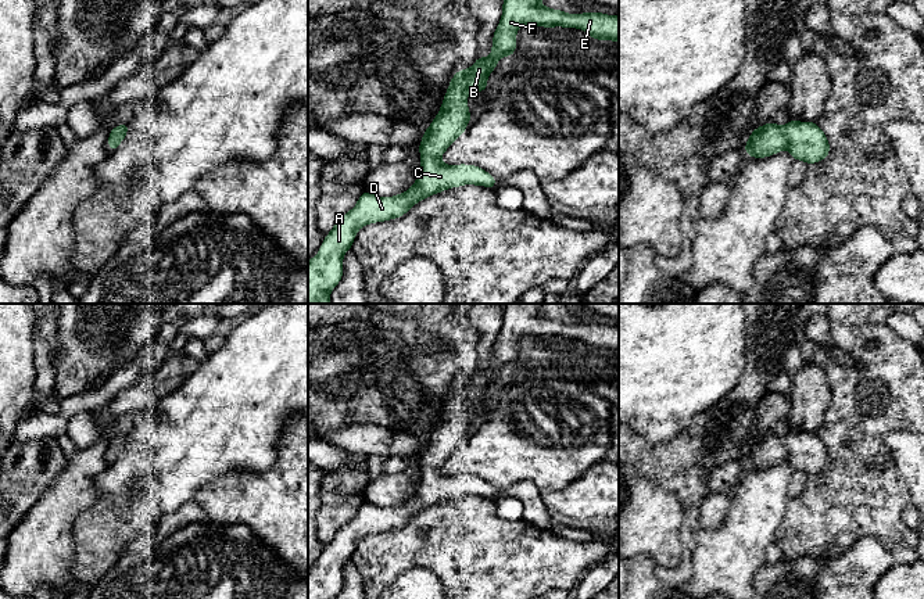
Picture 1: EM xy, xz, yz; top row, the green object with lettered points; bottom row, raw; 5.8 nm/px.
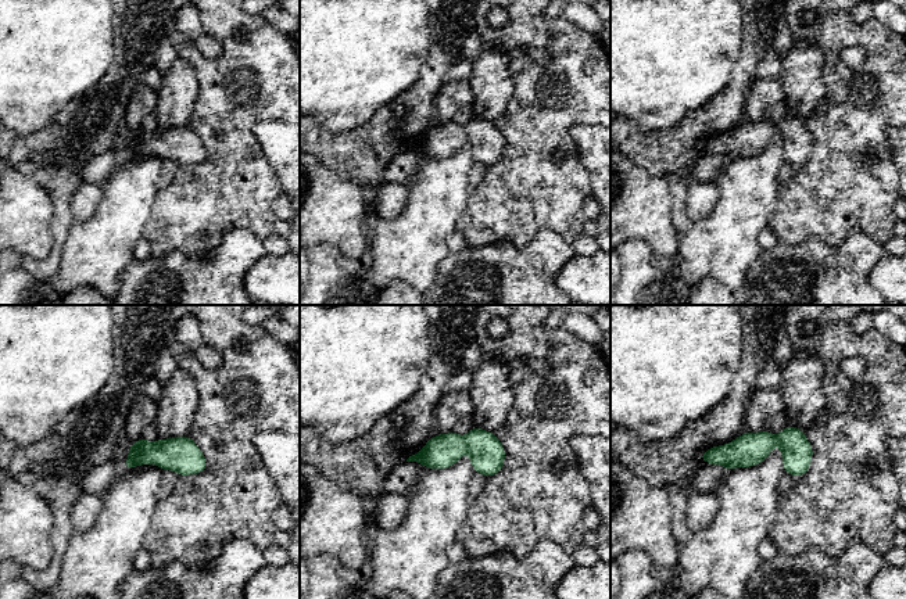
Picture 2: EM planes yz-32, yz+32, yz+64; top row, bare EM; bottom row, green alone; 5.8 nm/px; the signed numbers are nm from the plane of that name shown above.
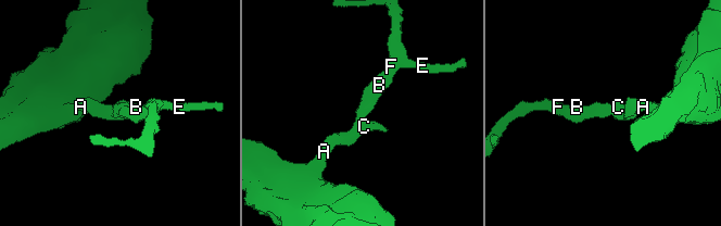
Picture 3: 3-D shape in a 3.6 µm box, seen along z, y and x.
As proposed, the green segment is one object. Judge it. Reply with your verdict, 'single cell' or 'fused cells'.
single cell

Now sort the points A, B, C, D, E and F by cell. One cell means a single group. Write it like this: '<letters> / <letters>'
A B C D E F

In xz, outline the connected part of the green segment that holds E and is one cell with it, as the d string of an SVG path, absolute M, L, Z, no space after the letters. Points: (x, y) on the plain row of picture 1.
M504 304L502 327L493 345L488 369L477 366L469 380L451 388L441 419L419 453L420 478L415 495L405 503L380 507L363 502L357 516L336 531L318 564L308 571L308 599L334 599L343 585L344 564L351 560L357 542L370 534L404 527L415 514L433 505L463 495L495 499L497 489L470 474L447 476L438 469L466 441L472 430L466 415L470 402L487 402L487 388L498 370L516 362L517 340L523 336L542 338L577 338L591 349L619 352L619 326L604 323L567 324L541 315L542 304Z

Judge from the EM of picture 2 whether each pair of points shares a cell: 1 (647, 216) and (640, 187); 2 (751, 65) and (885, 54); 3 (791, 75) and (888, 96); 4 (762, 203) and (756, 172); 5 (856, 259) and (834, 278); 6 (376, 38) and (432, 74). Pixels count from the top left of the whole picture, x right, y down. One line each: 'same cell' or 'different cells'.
1: same cell
2: different cells
3: different cells
4: same cell
5: same cell
6: different cells

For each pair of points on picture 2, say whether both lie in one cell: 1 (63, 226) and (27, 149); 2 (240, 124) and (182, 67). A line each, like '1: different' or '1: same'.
1: same
2: different

